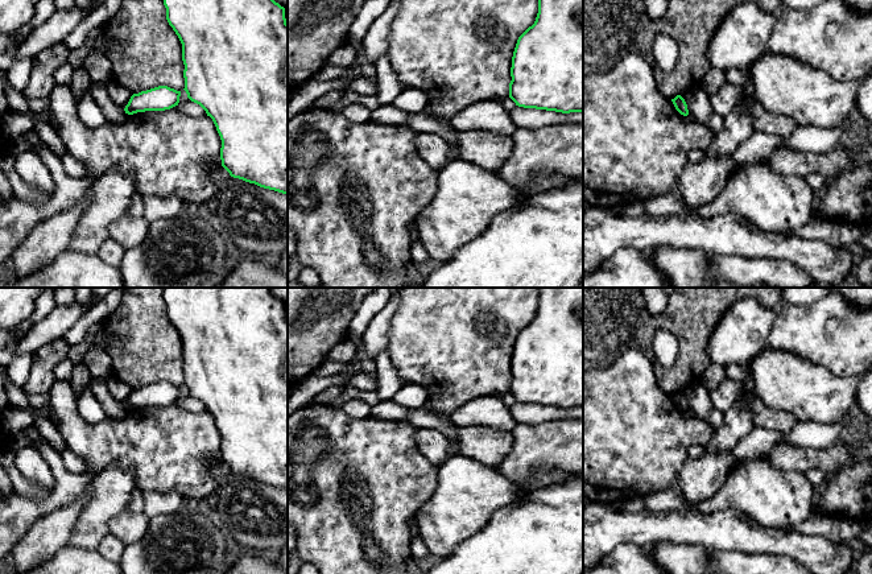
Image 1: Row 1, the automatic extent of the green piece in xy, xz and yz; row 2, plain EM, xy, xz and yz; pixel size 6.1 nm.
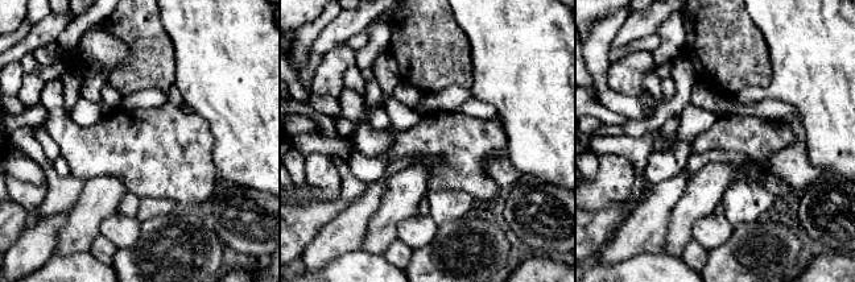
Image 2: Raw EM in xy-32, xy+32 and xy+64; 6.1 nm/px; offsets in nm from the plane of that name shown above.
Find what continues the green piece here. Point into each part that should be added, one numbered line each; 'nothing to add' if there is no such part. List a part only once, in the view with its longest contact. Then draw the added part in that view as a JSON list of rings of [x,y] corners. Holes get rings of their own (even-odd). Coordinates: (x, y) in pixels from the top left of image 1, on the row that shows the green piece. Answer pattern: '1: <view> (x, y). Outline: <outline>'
nothing to add

